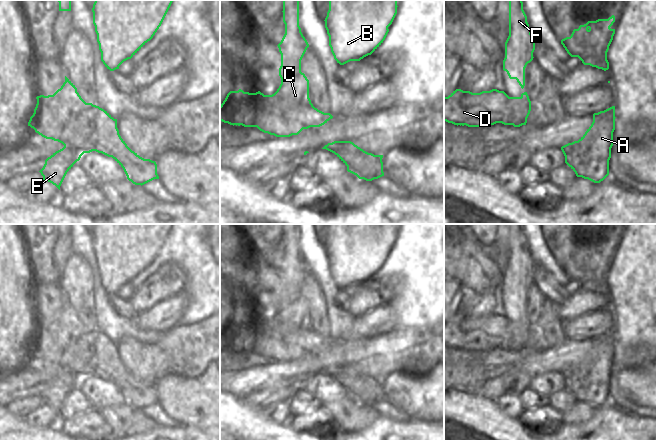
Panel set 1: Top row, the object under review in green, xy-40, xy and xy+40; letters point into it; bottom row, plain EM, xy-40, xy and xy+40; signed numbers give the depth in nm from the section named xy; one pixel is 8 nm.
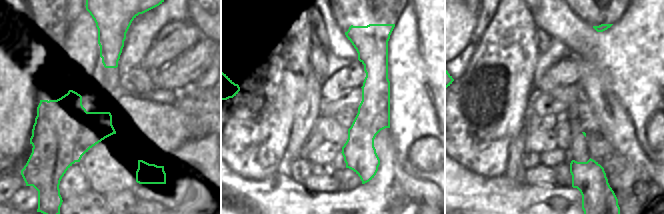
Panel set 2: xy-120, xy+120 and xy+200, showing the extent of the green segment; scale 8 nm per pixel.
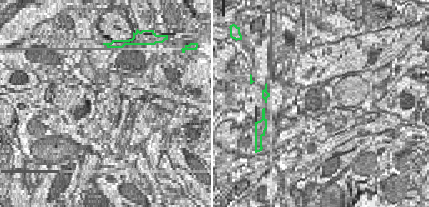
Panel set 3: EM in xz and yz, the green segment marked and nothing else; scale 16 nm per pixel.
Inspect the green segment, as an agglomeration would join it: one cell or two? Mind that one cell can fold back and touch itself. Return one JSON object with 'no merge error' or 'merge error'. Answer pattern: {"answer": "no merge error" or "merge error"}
{"answer": "merge error"}

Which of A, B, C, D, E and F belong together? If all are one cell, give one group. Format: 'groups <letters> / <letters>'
groups A B D / C E F

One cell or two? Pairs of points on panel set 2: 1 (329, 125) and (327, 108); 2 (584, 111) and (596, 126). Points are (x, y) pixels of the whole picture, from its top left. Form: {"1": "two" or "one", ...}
{"1": "two", "2": "one"}

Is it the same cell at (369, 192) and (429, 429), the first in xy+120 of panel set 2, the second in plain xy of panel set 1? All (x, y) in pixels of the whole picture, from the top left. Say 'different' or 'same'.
same

